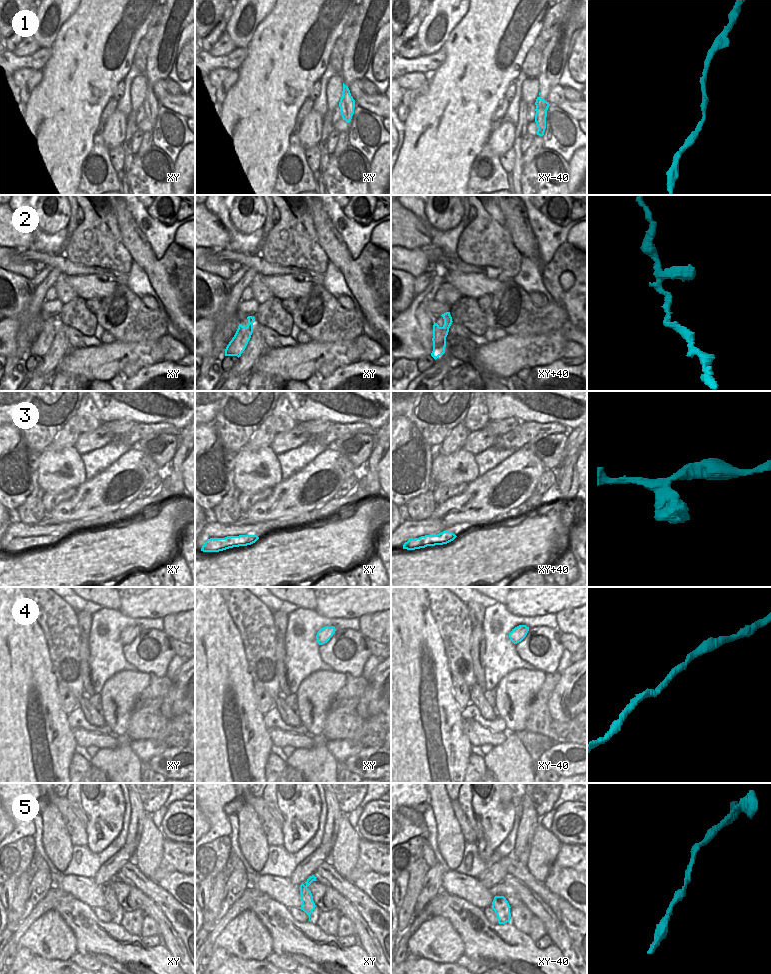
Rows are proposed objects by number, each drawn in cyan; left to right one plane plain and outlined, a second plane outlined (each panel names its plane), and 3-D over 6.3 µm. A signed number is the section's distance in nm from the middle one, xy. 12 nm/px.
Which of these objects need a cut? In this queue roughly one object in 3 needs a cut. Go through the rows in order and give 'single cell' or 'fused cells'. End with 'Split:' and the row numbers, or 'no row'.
1: single cell
2: single cell
3: single cell
4: single cell
5: single cell
Split: no row

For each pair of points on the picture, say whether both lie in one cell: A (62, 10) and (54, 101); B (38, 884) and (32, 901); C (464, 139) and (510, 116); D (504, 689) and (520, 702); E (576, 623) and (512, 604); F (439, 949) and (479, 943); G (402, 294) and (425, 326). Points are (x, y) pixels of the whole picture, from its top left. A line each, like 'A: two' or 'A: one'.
A: two
B: one
C: two
D: one
E: two
F: two
G: two

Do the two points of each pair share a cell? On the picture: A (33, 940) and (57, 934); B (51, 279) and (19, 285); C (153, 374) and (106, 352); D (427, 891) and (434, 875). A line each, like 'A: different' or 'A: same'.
A: same
B: different
C: different
D: same

